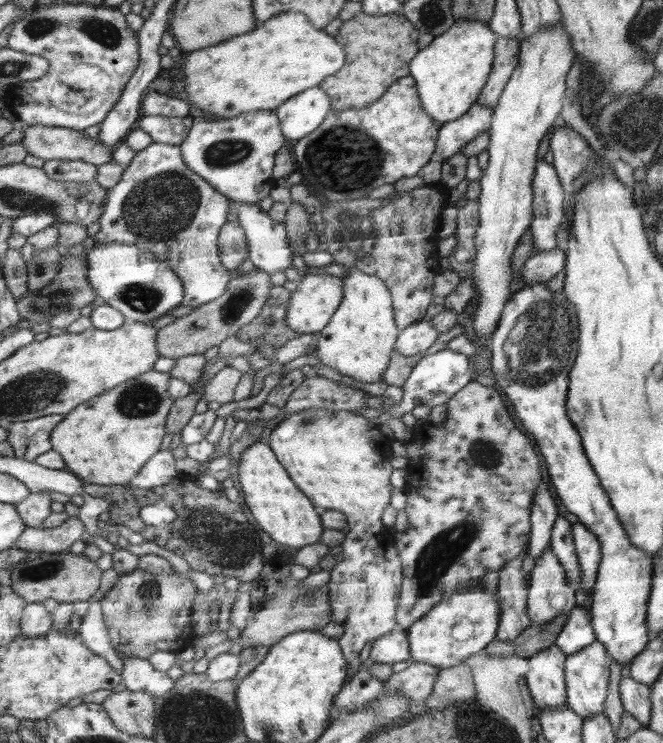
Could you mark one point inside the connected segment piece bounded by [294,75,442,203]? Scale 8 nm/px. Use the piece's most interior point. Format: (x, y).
(342, 163)

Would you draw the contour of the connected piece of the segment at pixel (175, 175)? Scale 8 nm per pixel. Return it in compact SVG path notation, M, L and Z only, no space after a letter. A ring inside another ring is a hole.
M154 142L140 151L120 184L110 189L96 243L141 245L170 263L186 285L183 305L196 309L220 299L230 282L230 270L222 265L221 234L231 210L228 197L186 162L181 145Z

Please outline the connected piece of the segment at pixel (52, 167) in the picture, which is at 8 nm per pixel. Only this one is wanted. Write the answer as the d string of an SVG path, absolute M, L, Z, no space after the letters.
M52 159L44 164L52 179L92 182L98 178L100 167L85 160Z

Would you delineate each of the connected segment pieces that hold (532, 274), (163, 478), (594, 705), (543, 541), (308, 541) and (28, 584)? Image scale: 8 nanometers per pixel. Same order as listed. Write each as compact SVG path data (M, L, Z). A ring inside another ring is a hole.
M563 246L548 252L535 251L520 268L522 280L525 283L548 282L565 268L565 260L566 252Z
M172 448L158 452L142 472L132 480L126 487L138 488L156 488L170 484L176 477L180 476L178 473L178 460Z
M592 641L586 648L570 654L565 661L565 682L566 692L568 692L567 704L572 712L576 712L582 718L590 718L594 714L605 712L605 703L608 699L608 686L612 670L609 666L608 649L605 644Z
M542 482L542 496L538 496L538 508L534 508L534 536L530 536L527 553L534 560L540 558L544 550L548 550L554 521L558 518L558 508L548 488L548 484Z
M258 442L250 446L239 461L238 480L244 492L250 512L255 522L263 528L266 540L278 542L292 548L301 548L318 543L322 530L320 516L314 510L314 504L308 500L292 482L292 478L282 464L275 458L267 443Z
M70 552L49 553L33 557L10 566L12 585L10 589L30 604L55 599L60 603L91 601L94 594L102 588L104 569L96 561L90 560L86 554Z

